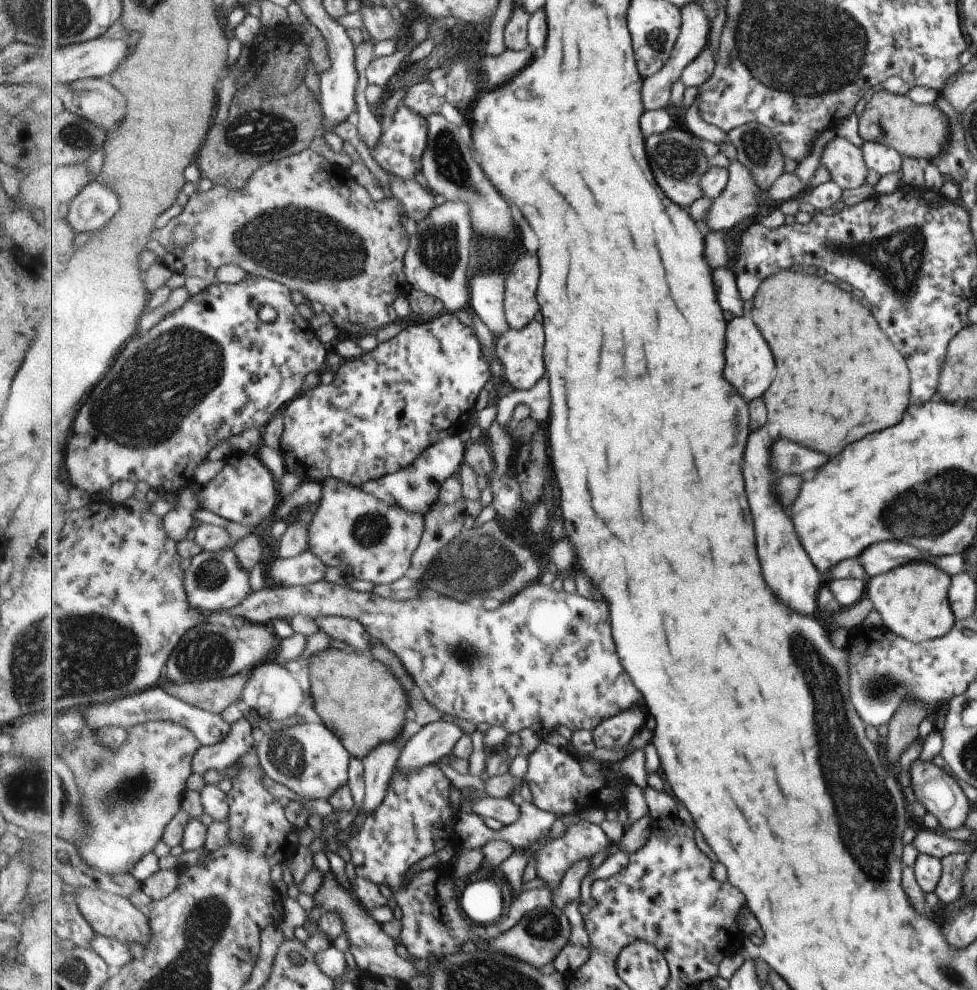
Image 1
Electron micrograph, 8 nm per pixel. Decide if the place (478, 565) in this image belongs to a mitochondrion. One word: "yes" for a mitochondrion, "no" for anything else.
yes

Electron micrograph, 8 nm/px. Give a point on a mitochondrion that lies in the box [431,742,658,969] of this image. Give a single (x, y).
(544, 927)

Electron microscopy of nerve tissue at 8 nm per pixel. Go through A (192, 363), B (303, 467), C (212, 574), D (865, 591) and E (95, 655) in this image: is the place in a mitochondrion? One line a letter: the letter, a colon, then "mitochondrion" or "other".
A: mitochondrion
B: other
C: mitochondrion
D: other
E: mitochondrion

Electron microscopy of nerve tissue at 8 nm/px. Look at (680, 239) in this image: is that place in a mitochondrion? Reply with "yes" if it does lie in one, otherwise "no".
no

